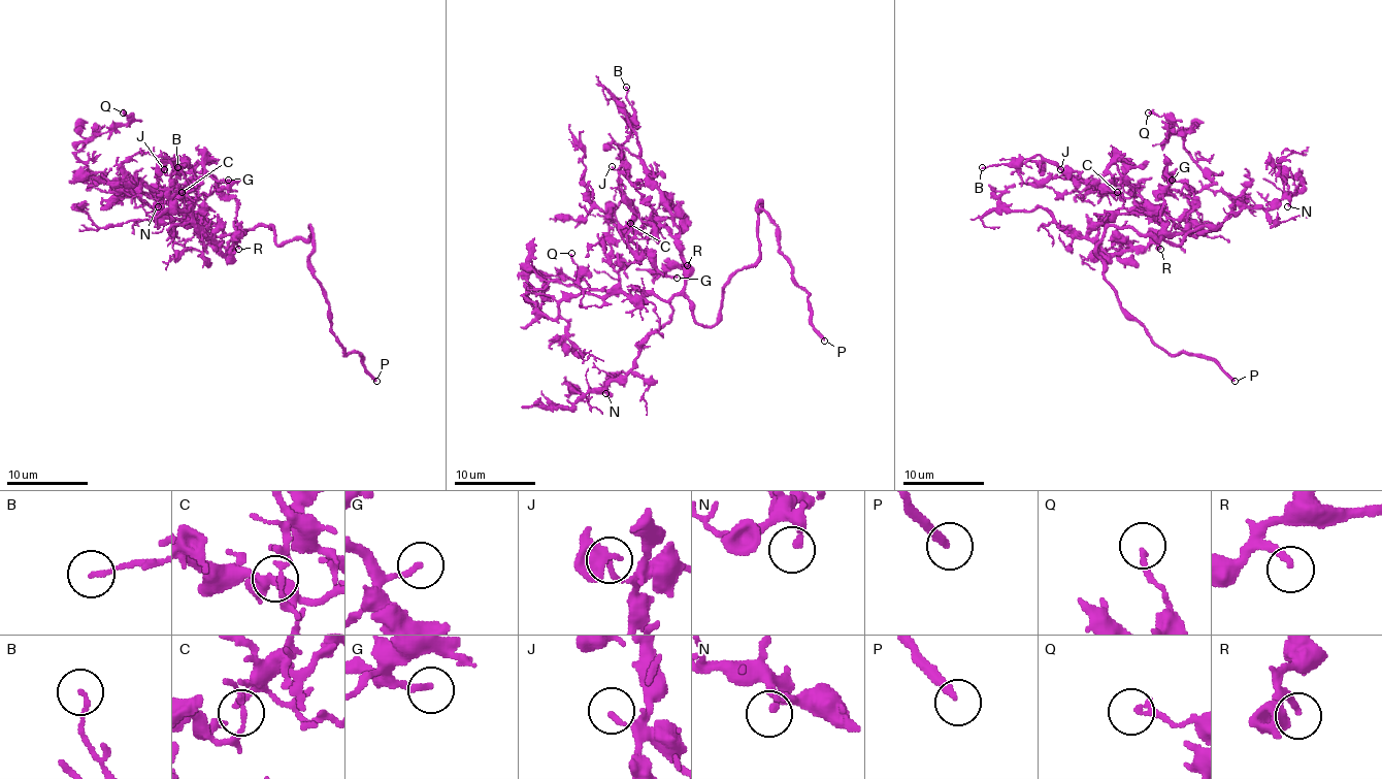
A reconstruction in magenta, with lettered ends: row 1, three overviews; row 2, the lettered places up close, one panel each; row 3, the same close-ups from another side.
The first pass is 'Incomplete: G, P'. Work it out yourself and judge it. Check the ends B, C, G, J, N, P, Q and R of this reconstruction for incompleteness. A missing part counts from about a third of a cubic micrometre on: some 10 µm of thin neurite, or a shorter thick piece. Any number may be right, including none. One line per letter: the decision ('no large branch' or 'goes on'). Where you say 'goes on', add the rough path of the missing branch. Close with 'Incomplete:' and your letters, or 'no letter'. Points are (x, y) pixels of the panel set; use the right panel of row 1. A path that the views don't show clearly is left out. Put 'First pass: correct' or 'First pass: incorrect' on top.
First pass: incorrect
B: no large branch
C: no large branch
G: no large branch
J: no large branch
N: no large branch
P: goes on
Q: no large branch
R: goes on; course (1160, 249), (1160, 263), (1182, 291), (1182, 299), (1198, 318)
Incomplete: P, R

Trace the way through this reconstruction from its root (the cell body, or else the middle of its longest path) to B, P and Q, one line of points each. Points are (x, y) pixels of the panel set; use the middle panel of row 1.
B: (719, 316), (700, 326), (683, 296), (620, 286), (634, 261), (616, 221), (634, 114), (626, 87)
P: (719, 316), (721, 290), (759, 255), (761, 202), (778, 227), (778, 249), (809, 294), (810, 326), (824, 341)
Q: (719, 316), (700, 326), (683, 296), (578, 294), (547, 318), (525, 296), (551, 276), (576, 276), (571, 253)

